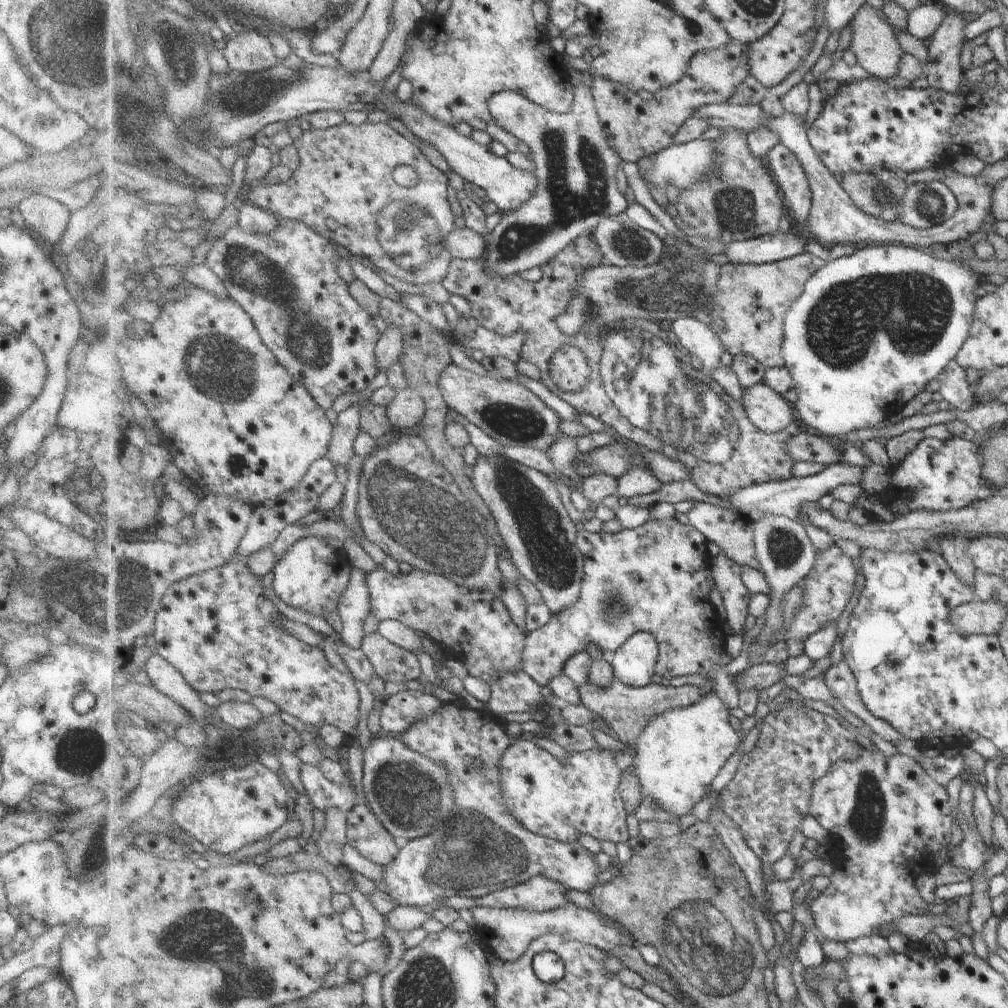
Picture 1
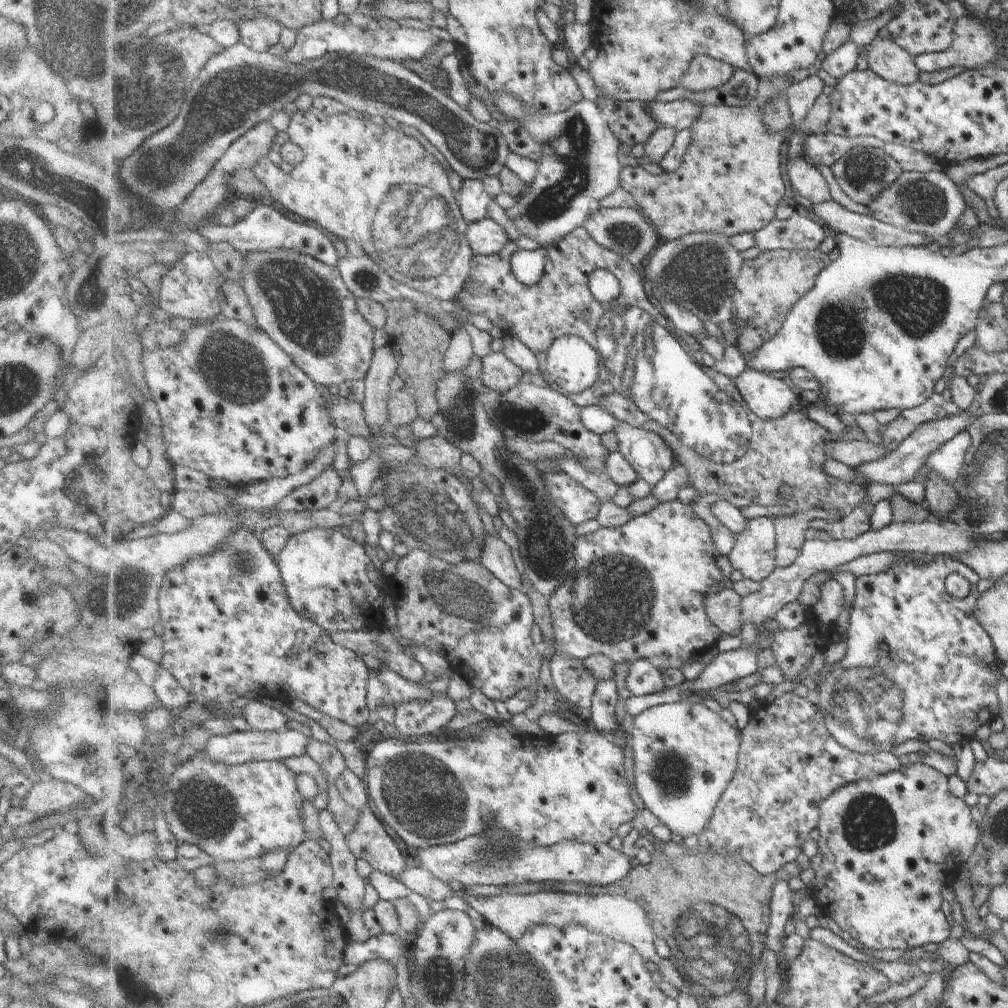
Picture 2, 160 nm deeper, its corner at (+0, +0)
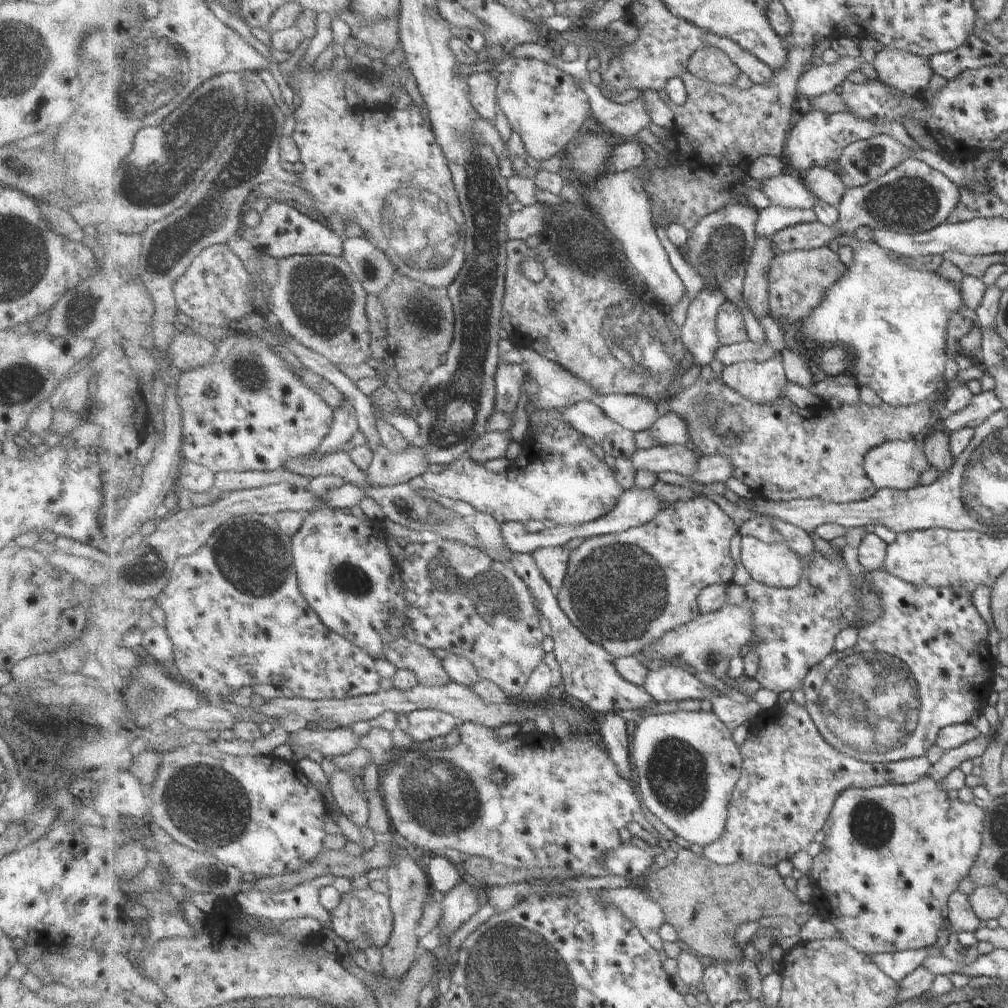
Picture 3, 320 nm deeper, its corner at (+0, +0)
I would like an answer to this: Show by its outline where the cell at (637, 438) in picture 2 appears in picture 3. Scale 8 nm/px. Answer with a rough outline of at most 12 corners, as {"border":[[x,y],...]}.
{"border":[[673,411],[649,430],[657,445],[691,442],[688,420]]}

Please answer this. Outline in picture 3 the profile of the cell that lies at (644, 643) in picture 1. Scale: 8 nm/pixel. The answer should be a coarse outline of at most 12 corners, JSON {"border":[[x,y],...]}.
{"border":[[675,665],[652,668],[645,687],[659,703],[701,701],[712,691]]}

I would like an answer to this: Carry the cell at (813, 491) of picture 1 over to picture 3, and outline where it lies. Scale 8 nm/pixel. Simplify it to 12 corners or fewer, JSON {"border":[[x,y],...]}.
{"border":[[990,389],[972,395],[958,413],[945,413],[940,425],[951,434],[975,428],[1003,409]]}

